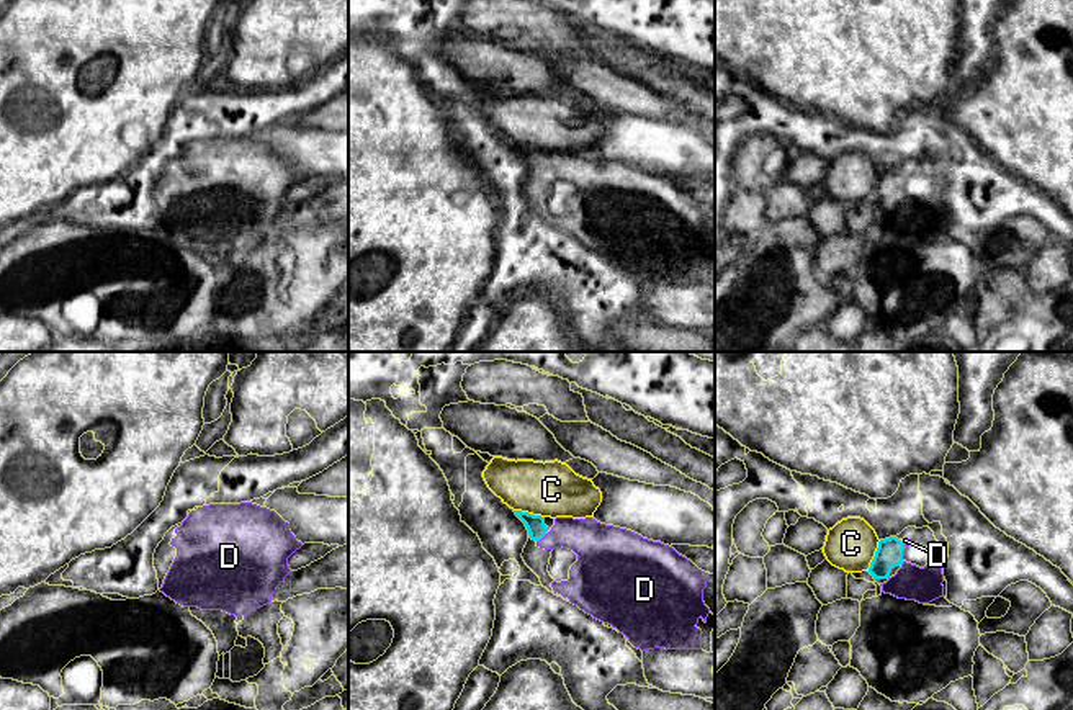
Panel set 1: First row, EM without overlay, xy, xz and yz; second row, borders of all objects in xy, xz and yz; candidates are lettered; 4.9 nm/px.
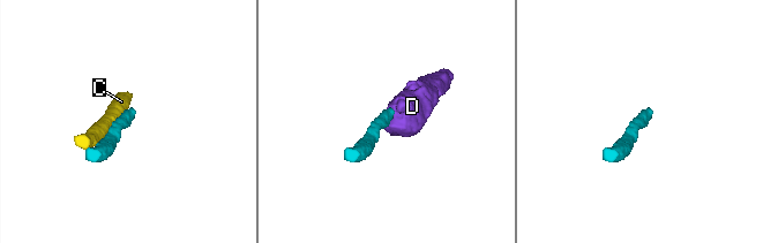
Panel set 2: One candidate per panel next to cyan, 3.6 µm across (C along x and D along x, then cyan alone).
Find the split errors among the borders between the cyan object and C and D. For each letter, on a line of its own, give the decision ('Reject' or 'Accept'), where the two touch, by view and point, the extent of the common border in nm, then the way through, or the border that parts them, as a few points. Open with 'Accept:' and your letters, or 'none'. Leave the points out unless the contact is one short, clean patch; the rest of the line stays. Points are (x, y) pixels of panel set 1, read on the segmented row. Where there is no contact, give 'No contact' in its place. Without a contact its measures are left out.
Accept: D
C: Reject. Touches cyan at xz (527, 512). Shared border 160 nm
D: Accept. Touches cyan at xz (542, 537). Shared border 70 nm. Path across: xz (535, 524), (542, 537), (586, 537), (592, 542)

